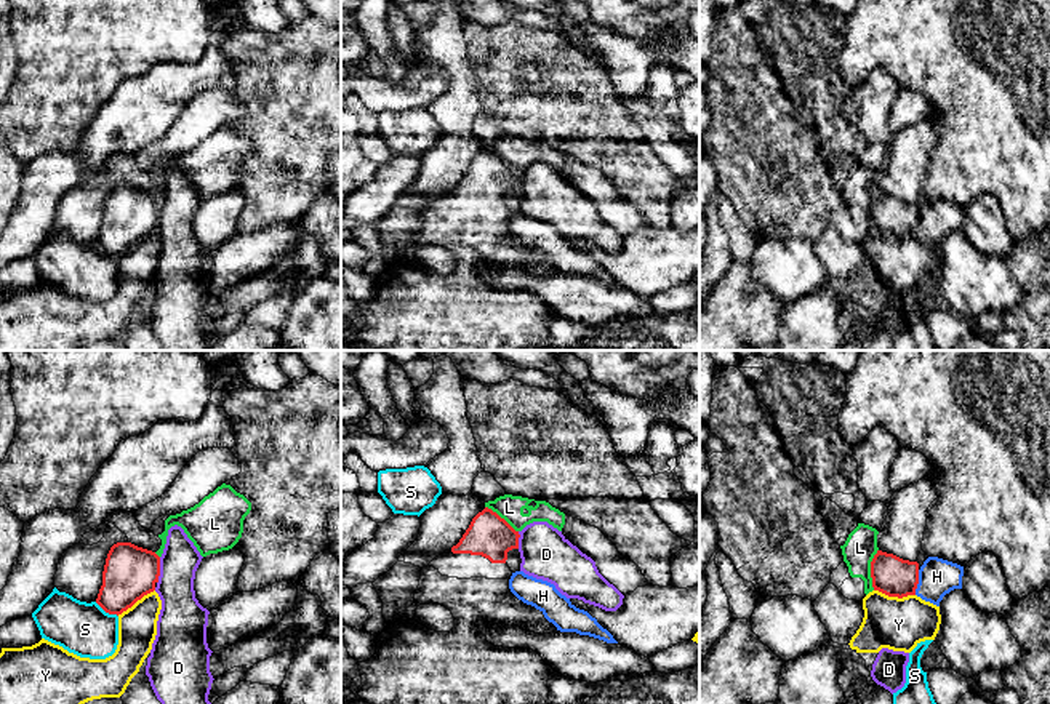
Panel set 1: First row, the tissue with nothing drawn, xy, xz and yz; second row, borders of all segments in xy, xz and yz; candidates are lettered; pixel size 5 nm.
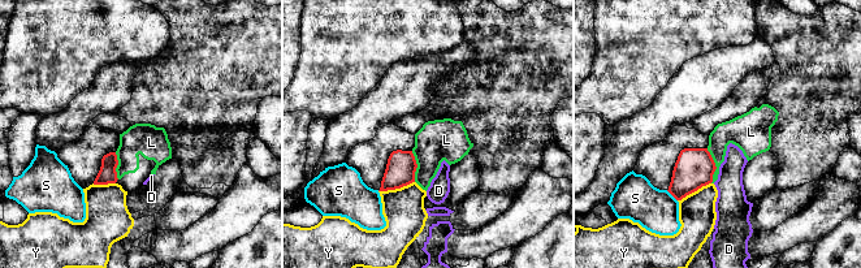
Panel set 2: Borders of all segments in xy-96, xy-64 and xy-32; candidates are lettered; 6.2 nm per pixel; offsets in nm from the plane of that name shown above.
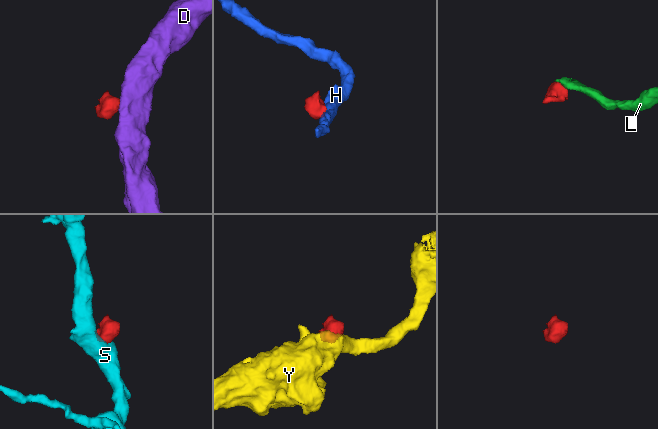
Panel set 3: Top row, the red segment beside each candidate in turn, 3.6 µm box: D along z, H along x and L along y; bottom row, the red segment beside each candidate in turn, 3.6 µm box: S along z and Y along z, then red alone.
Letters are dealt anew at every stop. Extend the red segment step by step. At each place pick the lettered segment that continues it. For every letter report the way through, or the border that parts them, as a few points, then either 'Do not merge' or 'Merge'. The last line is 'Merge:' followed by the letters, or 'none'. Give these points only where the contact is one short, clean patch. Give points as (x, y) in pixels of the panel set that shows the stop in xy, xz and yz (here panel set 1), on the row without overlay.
D: Do not merge
H: Boundary: yz (919, 212), (919, 224), (914, 236). Do not merge
L: Boundary: yz (877, 191), (871, 204), (873, 231). Do not merge
S: Boundary: xy (95, 244), (117, 258). Do not merge
Y: Boundary: yz (874, 231), (898, 239), (914, 237). Do not merge
Merge: none

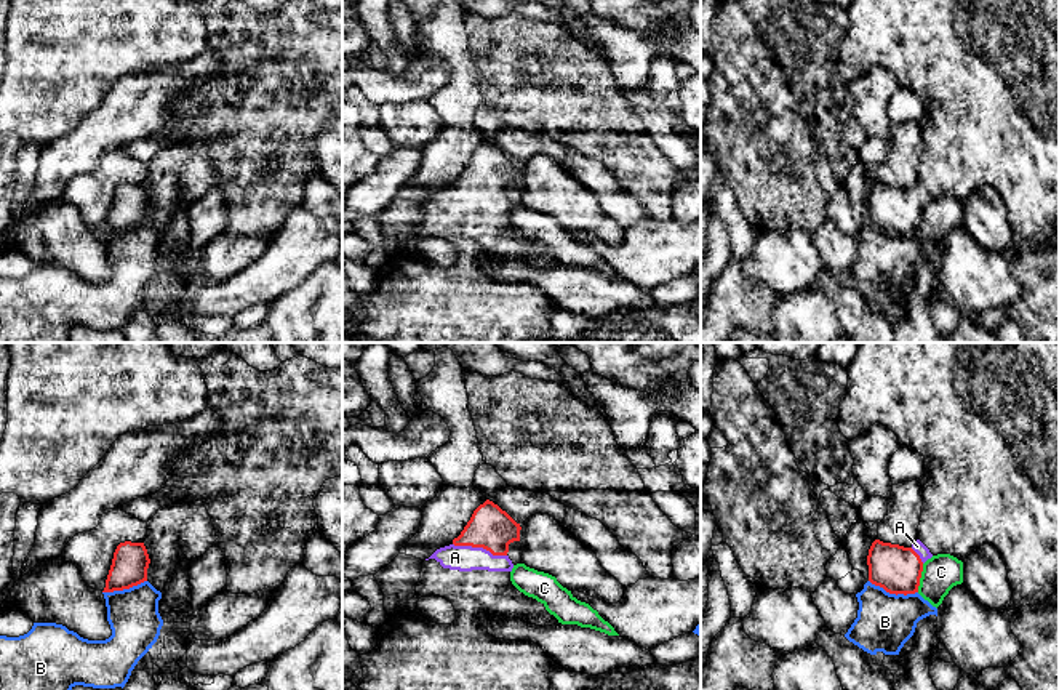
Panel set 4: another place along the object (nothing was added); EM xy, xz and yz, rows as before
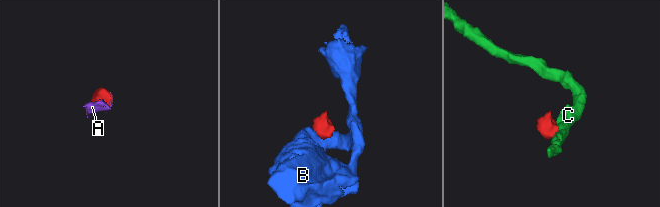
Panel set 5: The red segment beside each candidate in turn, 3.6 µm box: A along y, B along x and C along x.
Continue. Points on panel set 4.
A: Merge
B: Boundary: yz (869, 221), (890, 234), (917, 234). Do not merge
C: Boundary: yz (923, 205), (917, 232). Do not merge
Merge: A

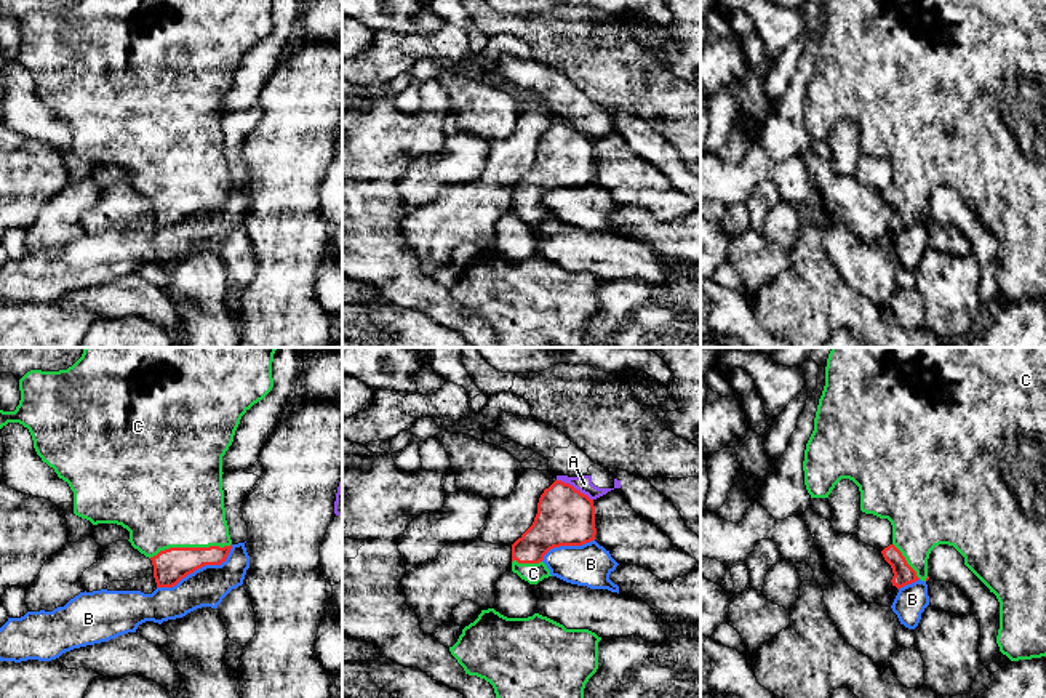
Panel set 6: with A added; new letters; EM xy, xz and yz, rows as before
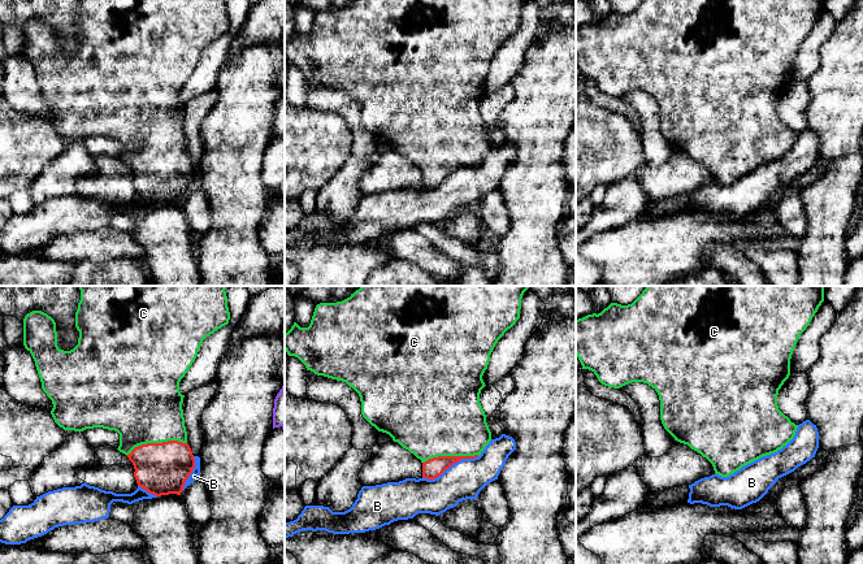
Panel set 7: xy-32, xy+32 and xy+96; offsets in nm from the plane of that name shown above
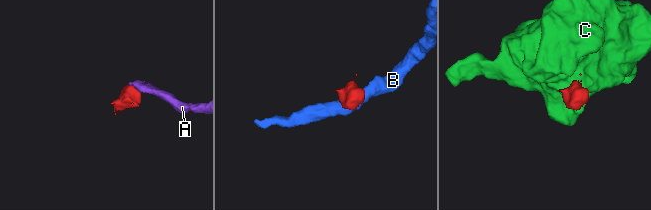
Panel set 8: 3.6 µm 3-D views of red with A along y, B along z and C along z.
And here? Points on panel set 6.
A: Boundary: xz (557, 120), (571, 125), (592, 141). Do not merge
B: Boundary: xy (232, 186), (219, 205), (205, 205), (175, 226), (157, 229). Do not merge
C: Merge
Merge: C

